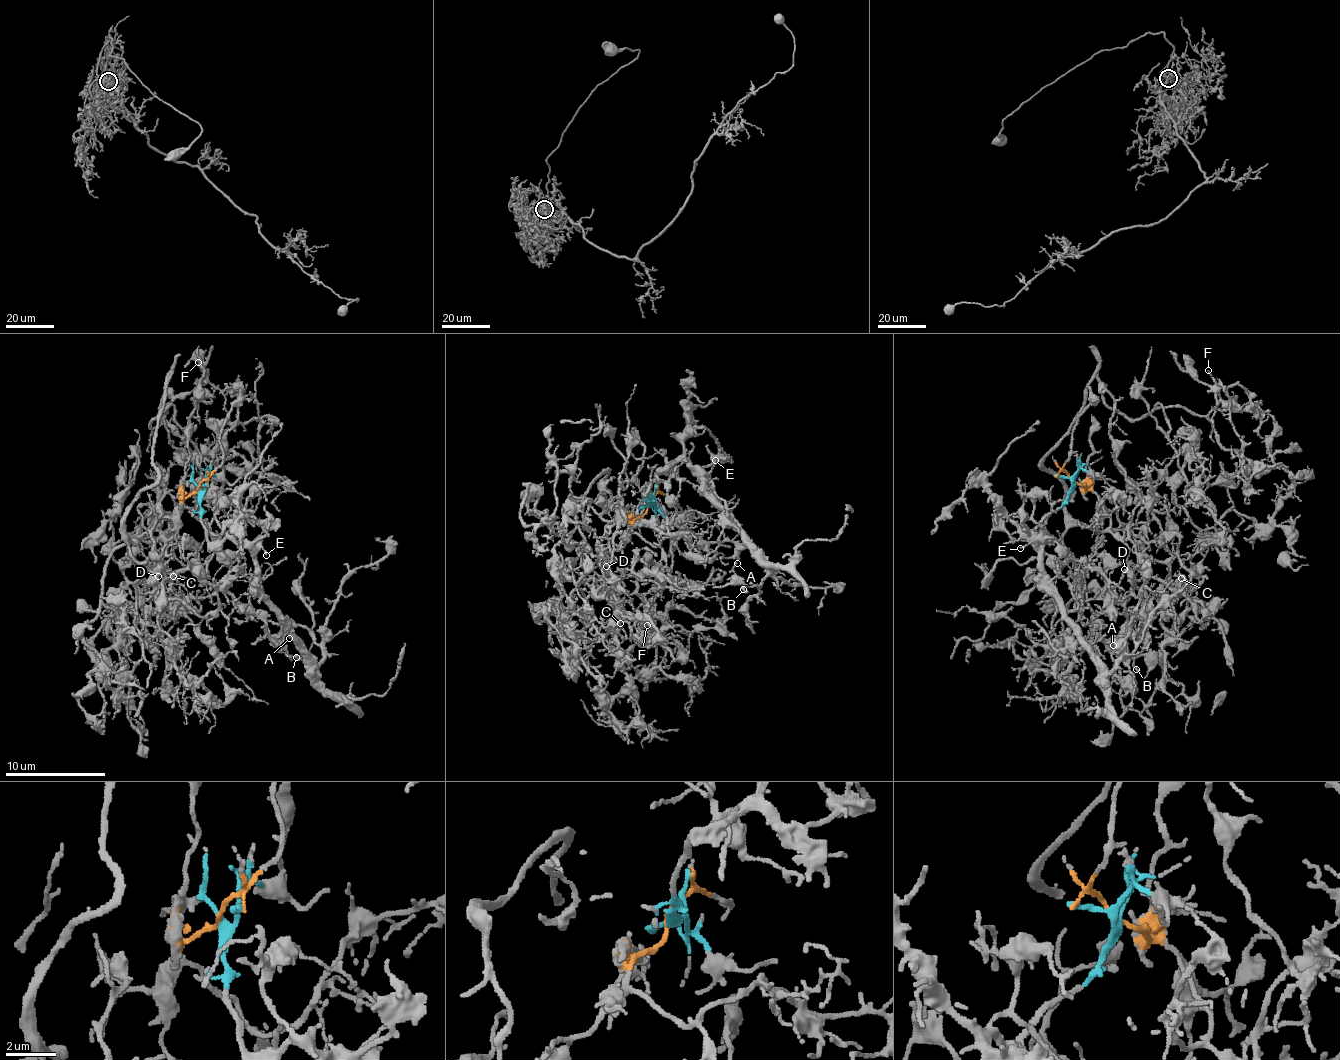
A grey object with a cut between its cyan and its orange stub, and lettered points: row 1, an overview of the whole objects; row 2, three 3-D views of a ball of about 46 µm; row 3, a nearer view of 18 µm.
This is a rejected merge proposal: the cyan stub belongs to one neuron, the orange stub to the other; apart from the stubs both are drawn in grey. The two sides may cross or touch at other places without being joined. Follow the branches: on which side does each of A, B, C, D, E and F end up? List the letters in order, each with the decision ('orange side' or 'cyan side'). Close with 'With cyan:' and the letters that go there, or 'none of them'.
A: cyan side
B: cyan side
C: orange side
D: orange side
E: cyan side
F: orange side
With cyan: A, B, E

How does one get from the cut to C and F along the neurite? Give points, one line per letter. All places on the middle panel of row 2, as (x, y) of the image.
C: (649, 504), (614, 550), (606, 551), (586, 571), (603, 586), (610, 585), (618, 606), (620, 623)
F: (649, 504), (588, 565), (574, 497), (607, 472), (599, 567), (620, 647), (652, 637), (647, 625)

